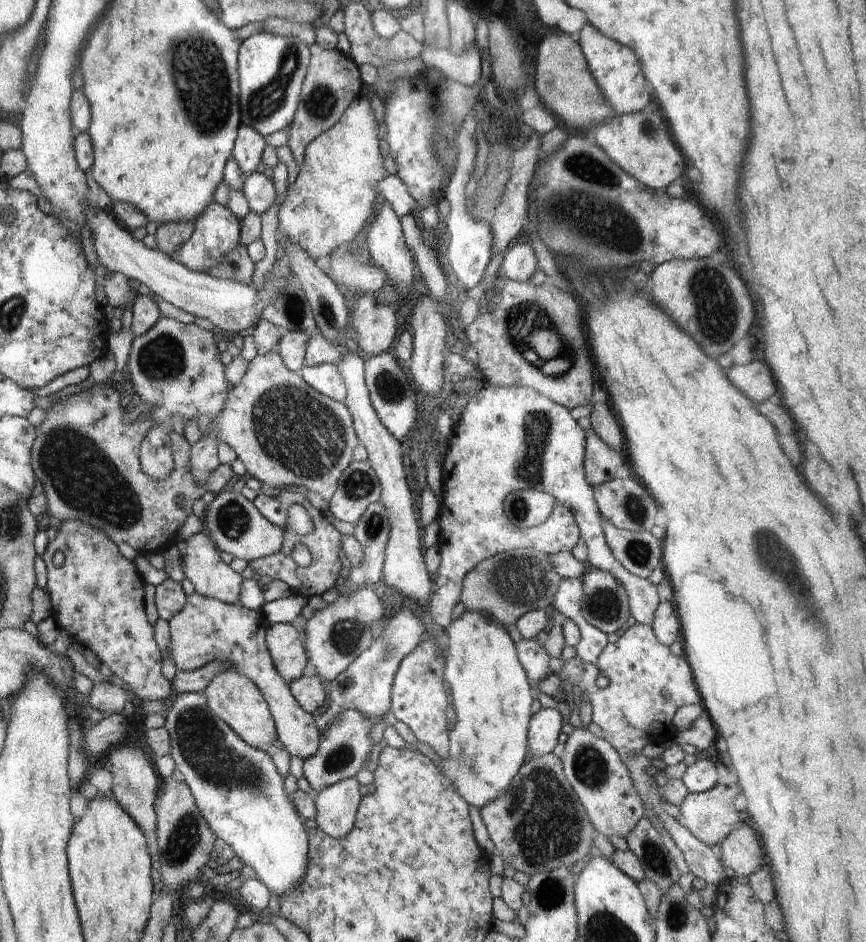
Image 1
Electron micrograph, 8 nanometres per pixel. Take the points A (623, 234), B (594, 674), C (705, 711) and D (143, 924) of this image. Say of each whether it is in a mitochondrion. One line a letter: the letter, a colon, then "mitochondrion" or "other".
A: mitochondrion
B: other
C: other
D: other

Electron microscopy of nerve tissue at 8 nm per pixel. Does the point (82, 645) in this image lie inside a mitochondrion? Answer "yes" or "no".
no

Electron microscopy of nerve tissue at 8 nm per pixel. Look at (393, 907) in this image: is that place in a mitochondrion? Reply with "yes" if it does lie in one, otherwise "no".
no

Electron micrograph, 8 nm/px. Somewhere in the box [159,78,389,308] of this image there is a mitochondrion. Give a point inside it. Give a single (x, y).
(320, 104)

